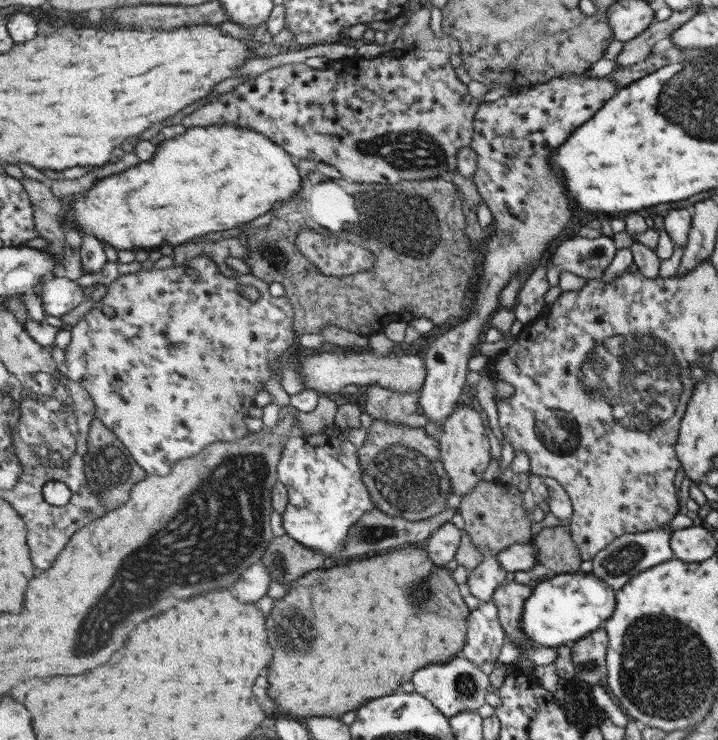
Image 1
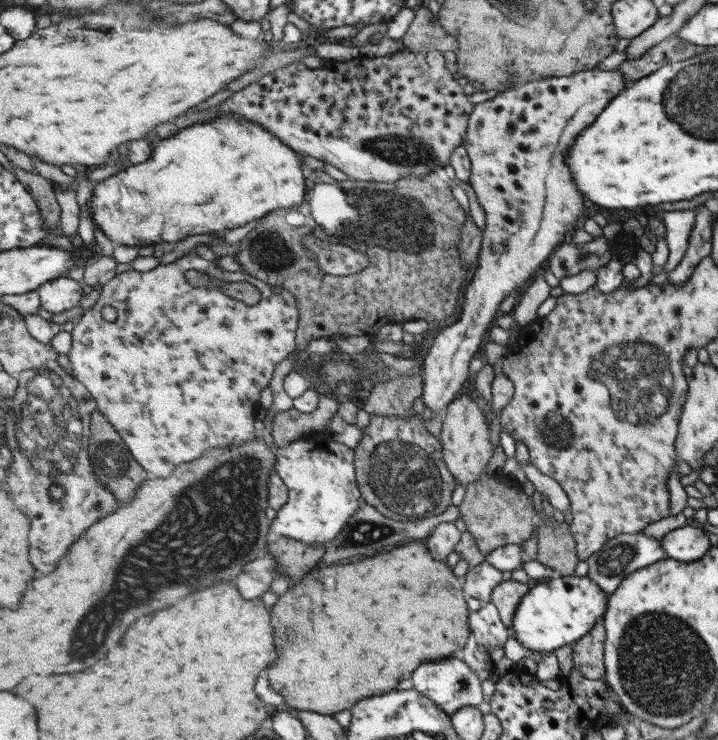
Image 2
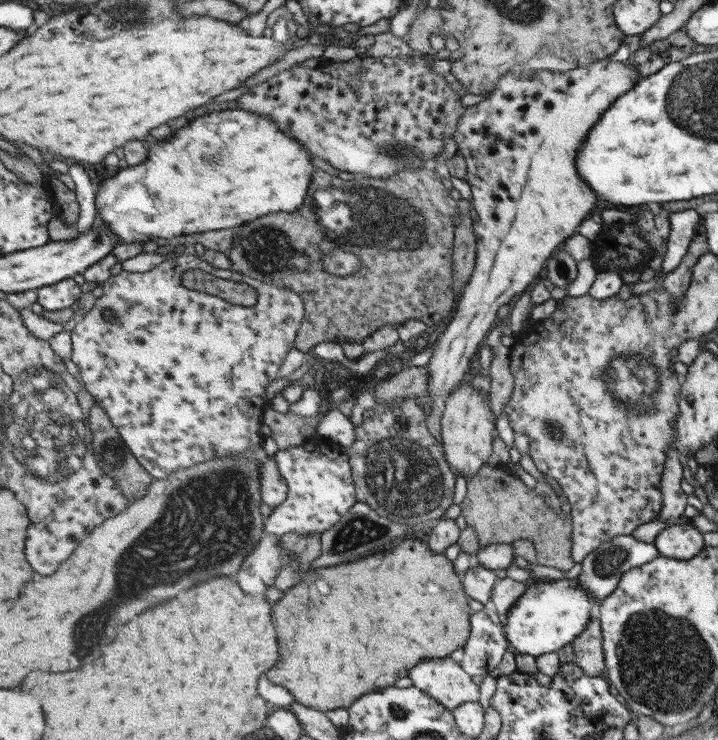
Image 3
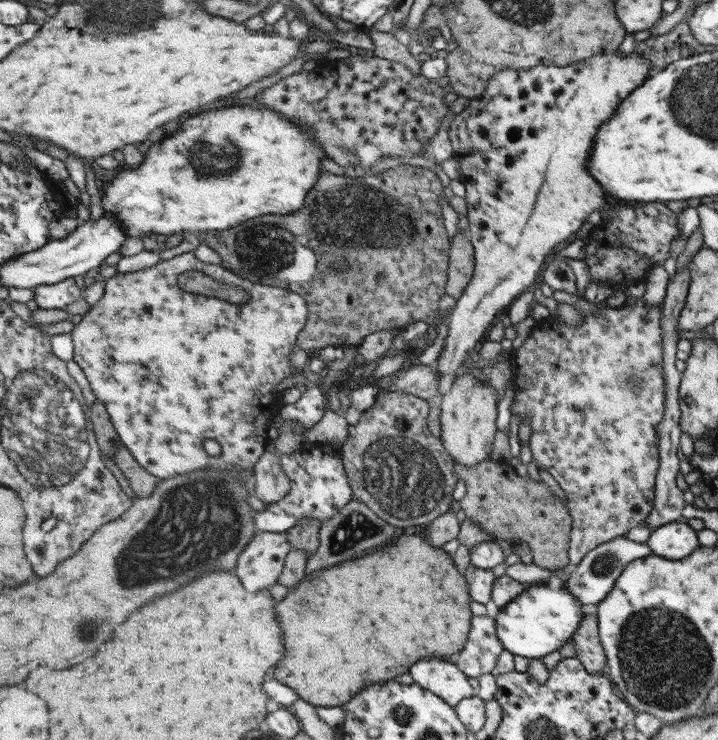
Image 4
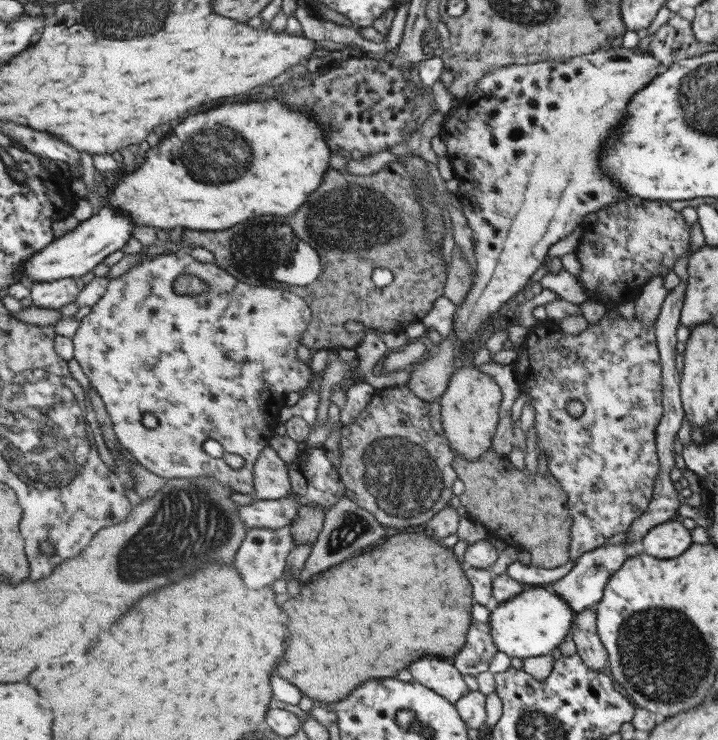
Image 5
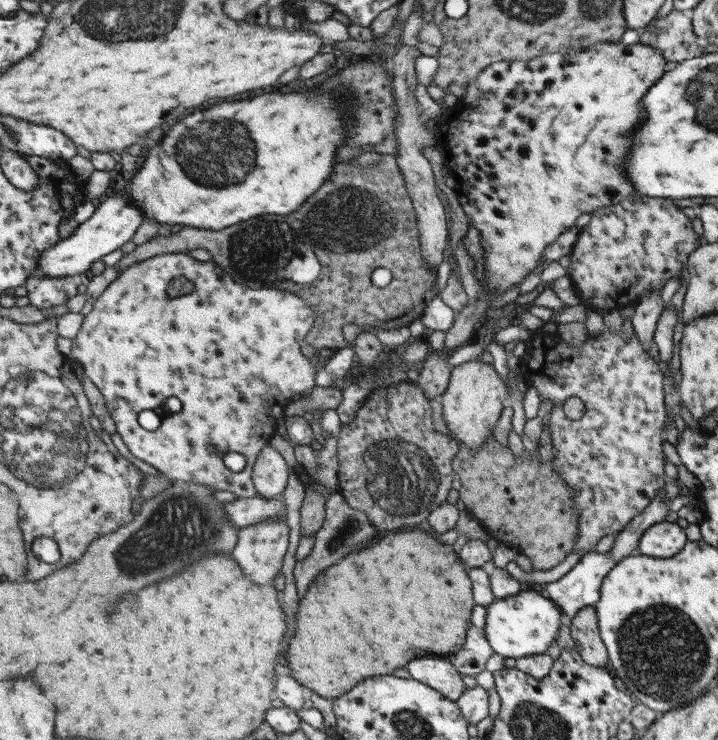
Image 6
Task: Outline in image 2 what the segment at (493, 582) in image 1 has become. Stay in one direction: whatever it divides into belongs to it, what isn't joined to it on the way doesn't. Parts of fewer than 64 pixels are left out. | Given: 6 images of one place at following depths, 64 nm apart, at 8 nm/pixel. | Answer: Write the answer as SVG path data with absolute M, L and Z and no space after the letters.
M481 560L481 564L467 570L465 580L463 580L463 590L471 598L477 598L477 600L481 600L481 604L485 604L485 602L491 600L493 588L501 582L503 582L503 572L493 570L491 564Z

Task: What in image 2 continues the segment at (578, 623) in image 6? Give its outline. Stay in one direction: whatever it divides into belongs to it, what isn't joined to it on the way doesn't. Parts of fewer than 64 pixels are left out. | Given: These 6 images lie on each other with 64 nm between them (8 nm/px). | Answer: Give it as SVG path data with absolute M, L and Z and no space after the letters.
M595 624L591 632L587 632L583 638L579 638L573 646L573 666L575 670L589 678L589 680L601 680L605 676L605 630L603 624Z

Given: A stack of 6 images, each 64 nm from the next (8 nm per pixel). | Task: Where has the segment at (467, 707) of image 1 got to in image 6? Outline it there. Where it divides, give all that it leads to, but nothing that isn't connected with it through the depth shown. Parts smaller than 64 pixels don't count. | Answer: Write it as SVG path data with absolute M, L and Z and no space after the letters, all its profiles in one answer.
M429 656L419 658L407 666L411 672L411 678L423 682L425 686L431 686L433 690L439 690L445 698L457 702L461 694L467 690L461 682L461 674L455 670L455 666L449 662L449 658L441 656Z

